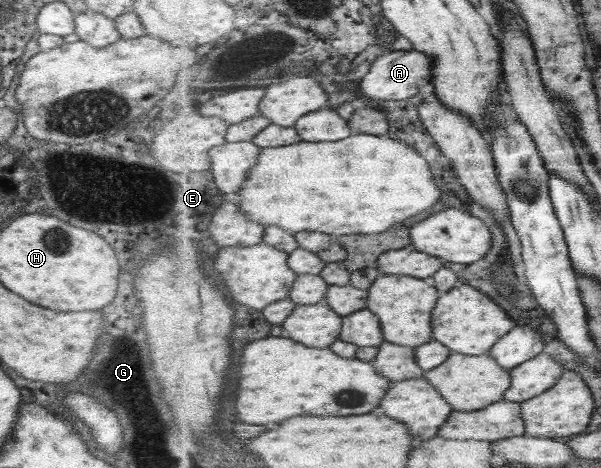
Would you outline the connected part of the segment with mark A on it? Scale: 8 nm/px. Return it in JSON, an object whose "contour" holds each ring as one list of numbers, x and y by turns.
{"contour":[[409,45,381,56,362,81,358,103,368,104,371,99,393,101,415,97,423,87,432,83,434,61,429,54,419,52]]}

